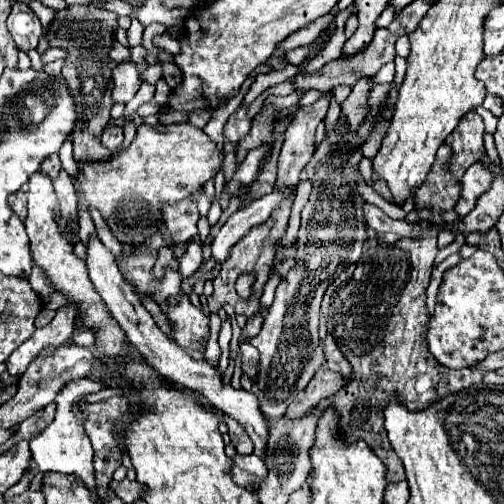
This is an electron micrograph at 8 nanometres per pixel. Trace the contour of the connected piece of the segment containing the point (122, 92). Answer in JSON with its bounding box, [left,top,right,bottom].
[113,63,141,103]

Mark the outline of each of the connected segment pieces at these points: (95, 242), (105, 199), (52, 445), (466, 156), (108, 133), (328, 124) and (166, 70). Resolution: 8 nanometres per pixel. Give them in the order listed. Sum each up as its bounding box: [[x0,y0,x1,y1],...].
[[87,237,267,459],[79,123,225,245],[31,379,105,499],[447,111,487,179],[101,127,123,153],[324,98,340,130],[159,61,181,89]]

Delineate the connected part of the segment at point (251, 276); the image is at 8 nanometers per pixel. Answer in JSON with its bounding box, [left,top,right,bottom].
[237,273,255,299]

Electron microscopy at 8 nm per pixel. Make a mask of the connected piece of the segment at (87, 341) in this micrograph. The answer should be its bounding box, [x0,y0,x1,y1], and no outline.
[71,327,95,347]

